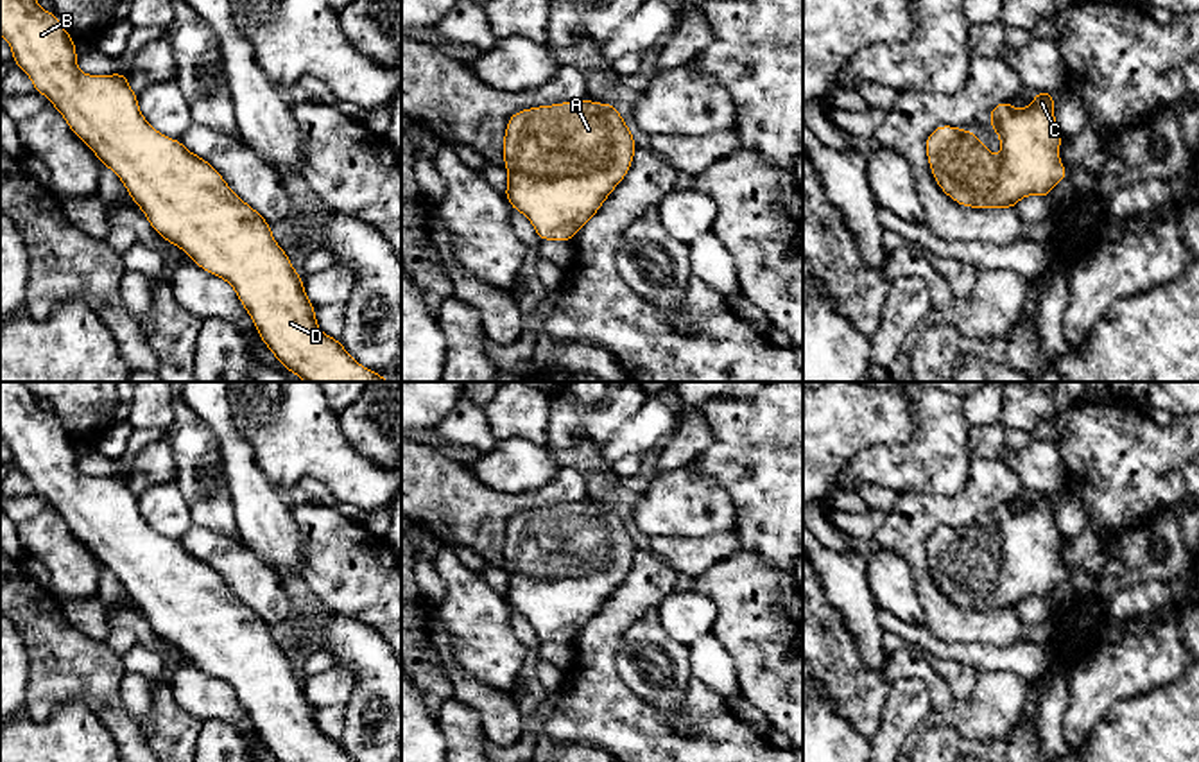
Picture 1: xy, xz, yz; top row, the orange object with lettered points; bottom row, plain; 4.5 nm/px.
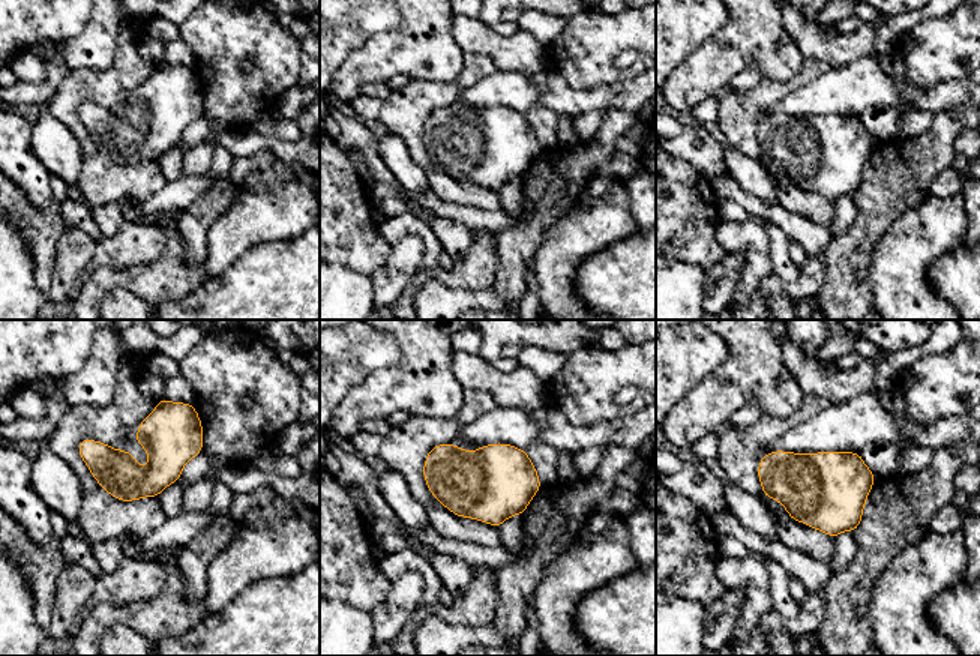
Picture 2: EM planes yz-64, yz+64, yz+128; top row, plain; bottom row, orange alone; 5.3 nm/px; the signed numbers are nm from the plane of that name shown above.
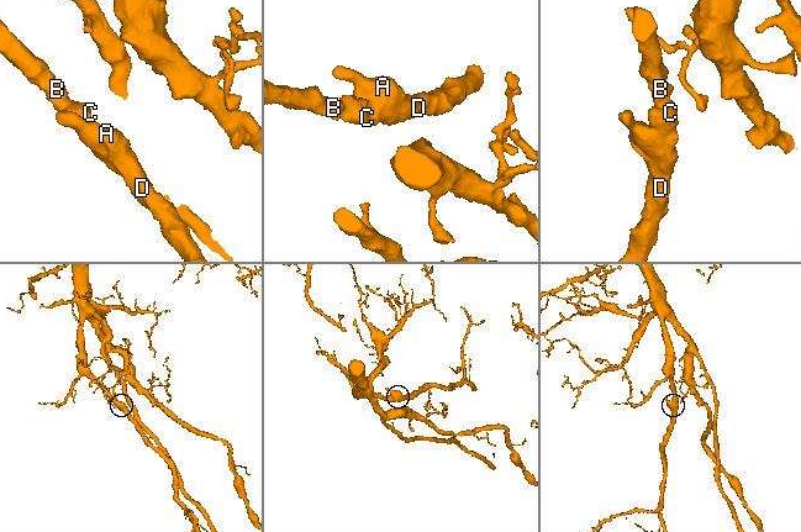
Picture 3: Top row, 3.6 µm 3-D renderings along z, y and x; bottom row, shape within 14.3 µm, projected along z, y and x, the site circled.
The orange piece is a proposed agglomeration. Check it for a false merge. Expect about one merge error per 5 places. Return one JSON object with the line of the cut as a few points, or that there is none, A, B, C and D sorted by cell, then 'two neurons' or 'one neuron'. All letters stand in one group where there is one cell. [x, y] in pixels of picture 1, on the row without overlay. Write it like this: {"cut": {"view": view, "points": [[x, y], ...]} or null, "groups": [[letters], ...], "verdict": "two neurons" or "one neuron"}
{"cut": null, "groups": [["A", "B", "C", "D"]], "verdict": "one neuron"}

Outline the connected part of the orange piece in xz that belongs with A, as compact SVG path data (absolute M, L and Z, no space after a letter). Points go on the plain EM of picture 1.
M579 500L527 509L509 518L504 536L505 601L534 628L539 642L572 642L625 579L636 543L615 506Z

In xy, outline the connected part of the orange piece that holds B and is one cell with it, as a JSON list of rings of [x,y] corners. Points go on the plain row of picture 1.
[[[0,382],[0,436],[11,446],[13,464],[65,518],[73,536],[120,579],[152,631],[181,649],[201,671],[233,688],[260,740],[278,762],[355,762],[339,740],[324,737],[315,724],[315,708],[287,654],[274,642],[271,626],[206,561],[145,522],[125,475],[82,475],[73,439],[54,414],[38,407],[38,398],[22,382]]]

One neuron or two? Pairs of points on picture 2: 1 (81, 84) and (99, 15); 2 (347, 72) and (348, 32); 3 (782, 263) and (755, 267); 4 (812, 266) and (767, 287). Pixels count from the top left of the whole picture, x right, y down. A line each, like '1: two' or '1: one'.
1: two
2: two
3: two
4: one

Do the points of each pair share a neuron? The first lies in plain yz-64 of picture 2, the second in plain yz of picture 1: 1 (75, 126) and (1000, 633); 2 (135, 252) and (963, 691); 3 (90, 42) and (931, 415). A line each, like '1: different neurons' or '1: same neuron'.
1: same neuron
2: different neurons
3: same neuron

